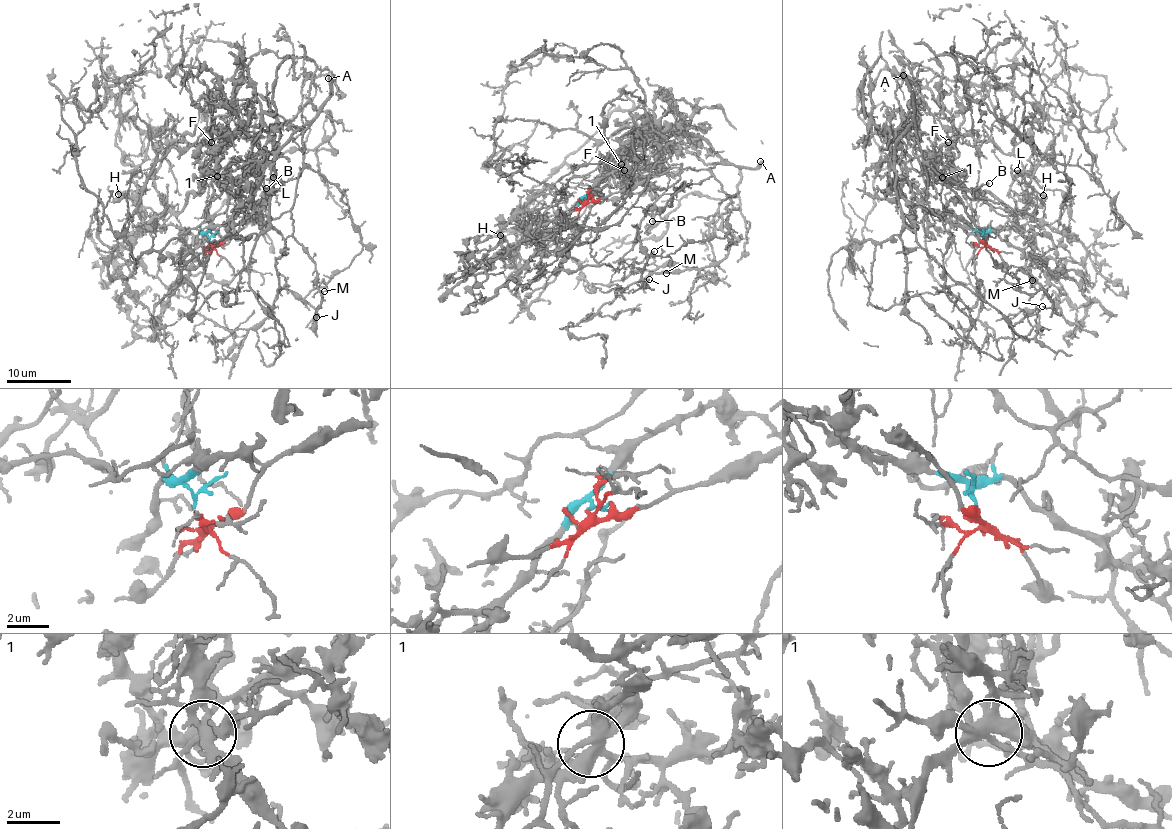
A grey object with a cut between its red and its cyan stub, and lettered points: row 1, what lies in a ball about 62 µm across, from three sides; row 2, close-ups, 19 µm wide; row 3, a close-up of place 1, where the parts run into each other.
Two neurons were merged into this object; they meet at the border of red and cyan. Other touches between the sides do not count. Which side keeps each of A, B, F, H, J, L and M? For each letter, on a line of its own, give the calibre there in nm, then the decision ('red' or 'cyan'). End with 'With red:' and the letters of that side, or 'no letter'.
A: calibre 280 nm; red
B: calibre 190 nm; red
F: calibre 170 nm; cyan
H: calibre 110 nm; cyan
J: calibre 130 nm; red
L: calibre 150 nm; red
M: calibre 120 nm; red
With red: A, B, J, L, M

